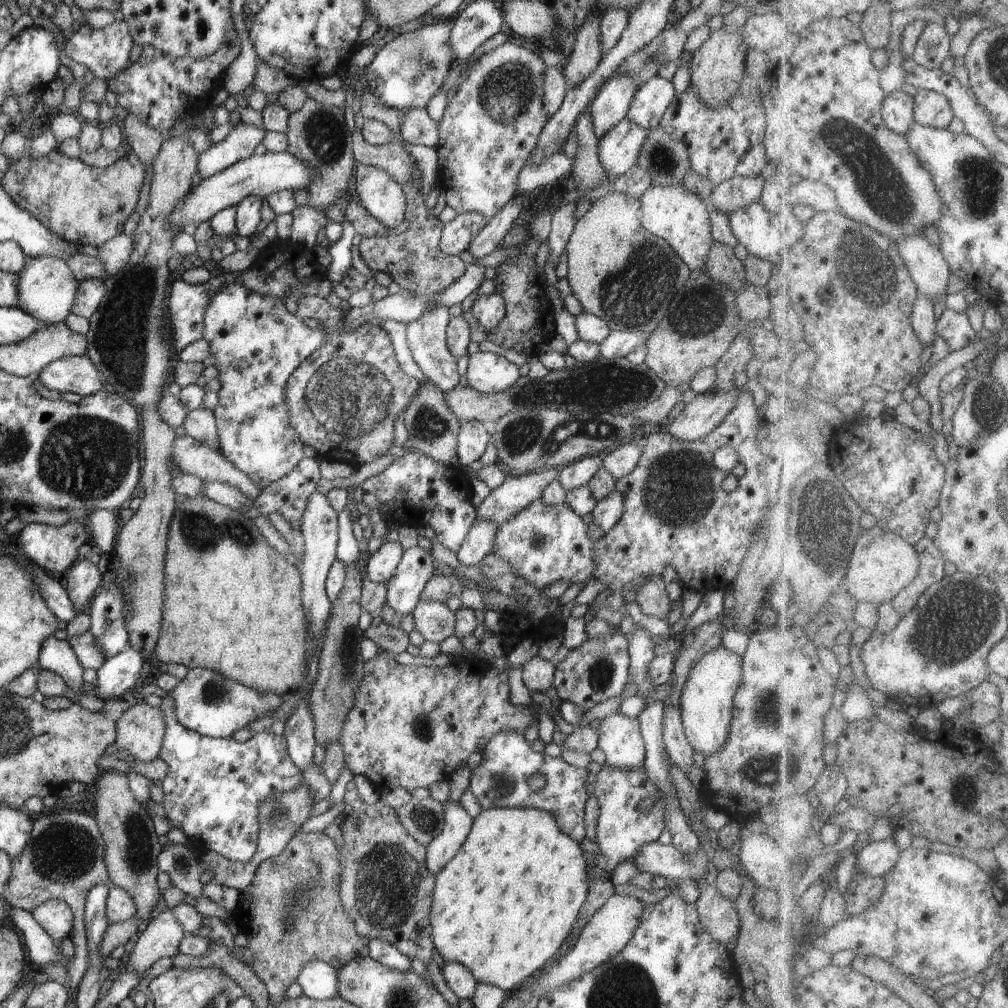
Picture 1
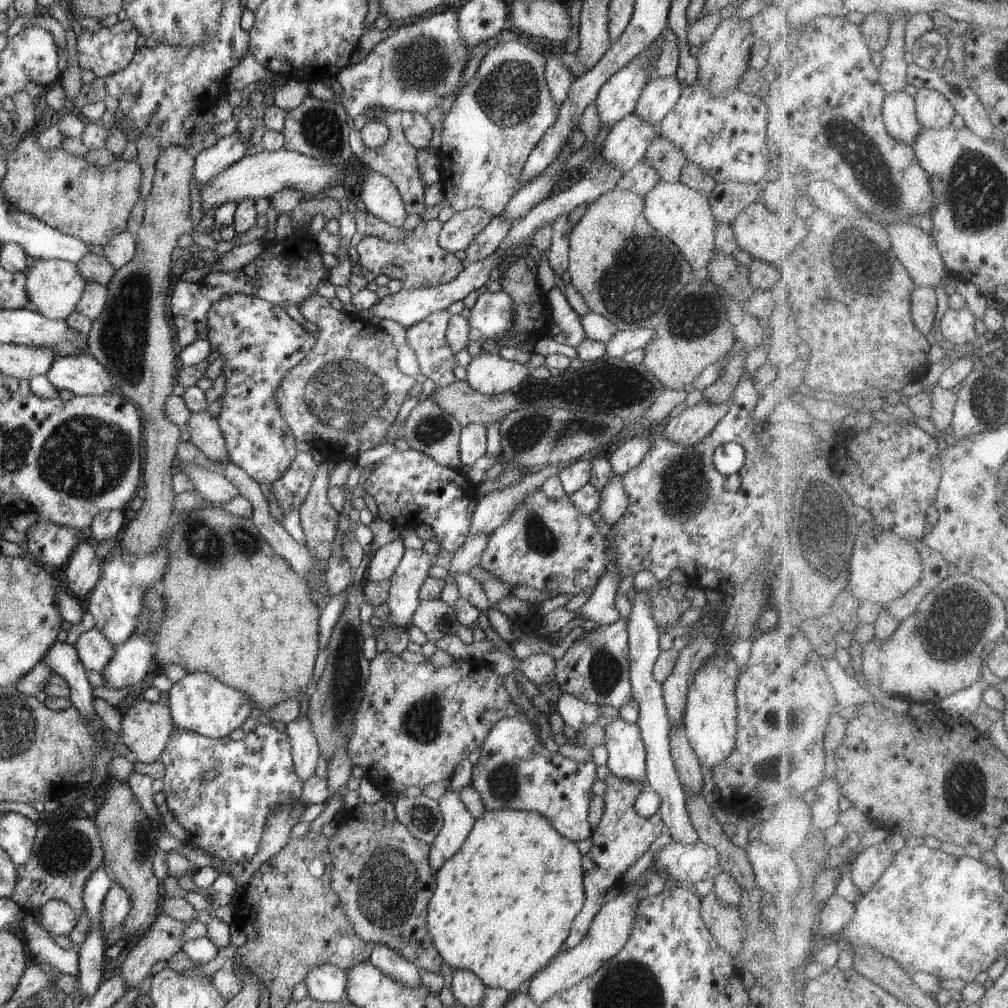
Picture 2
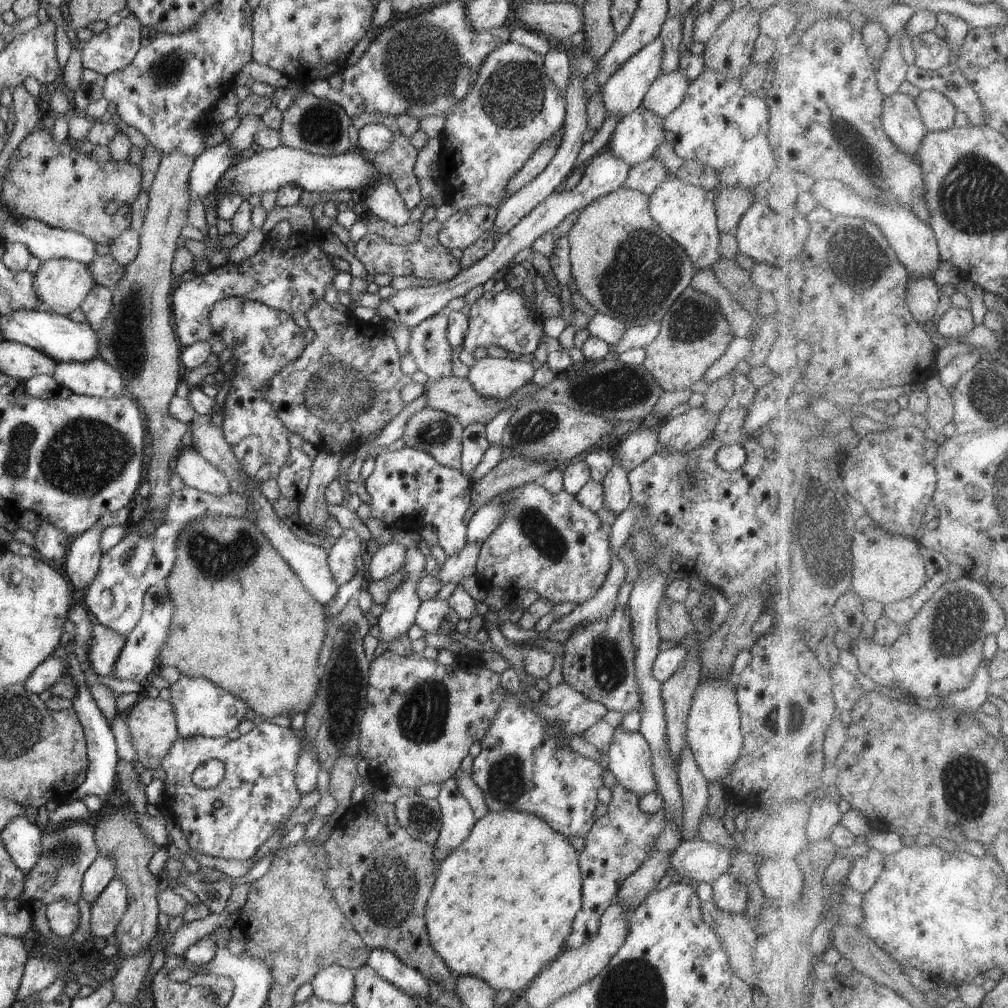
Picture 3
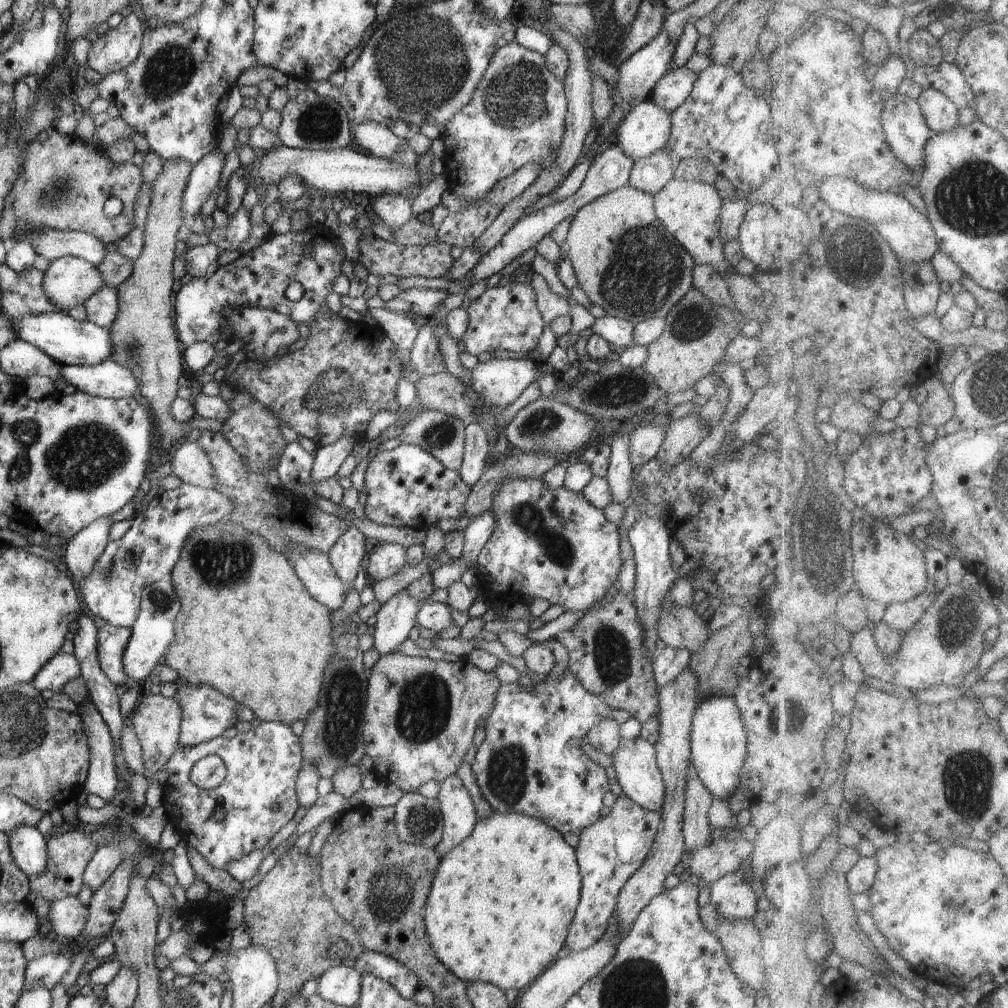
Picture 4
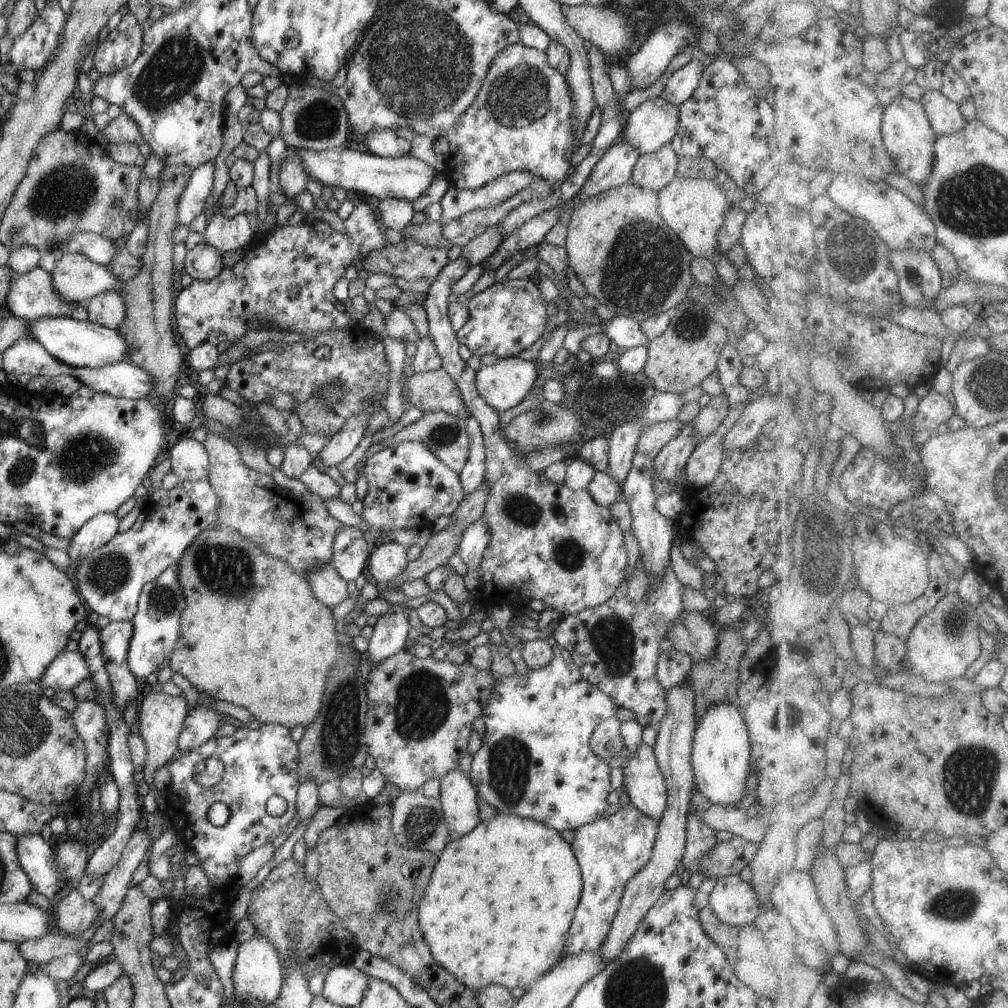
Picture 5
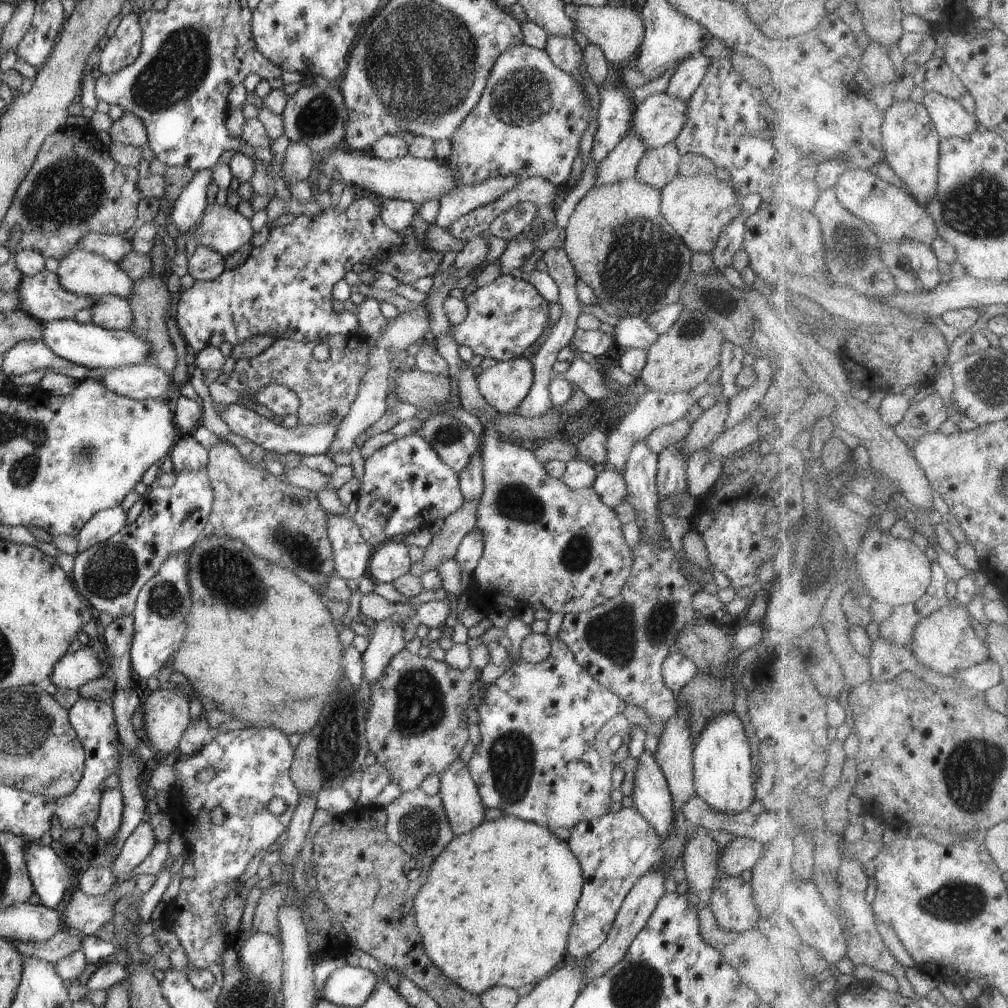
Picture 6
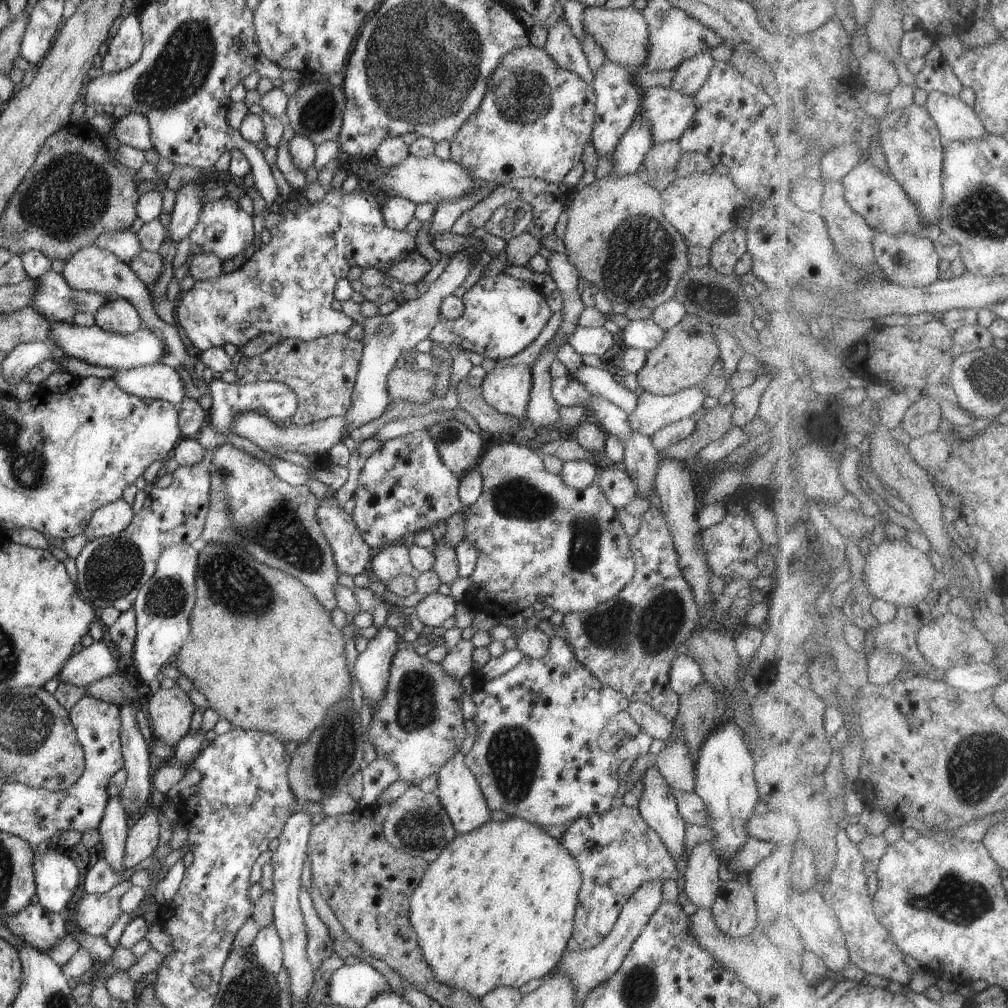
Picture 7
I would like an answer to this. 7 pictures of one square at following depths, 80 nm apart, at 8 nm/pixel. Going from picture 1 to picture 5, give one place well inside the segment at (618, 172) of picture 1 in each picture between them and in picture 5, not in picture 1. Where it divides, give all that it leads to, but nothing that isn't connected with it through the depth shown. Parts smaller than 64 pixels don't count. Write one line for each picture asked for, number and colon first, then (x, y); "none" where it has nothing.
2: (624, 146)
3: (636, 136)
4: (646, 128)
5: (651, 125)

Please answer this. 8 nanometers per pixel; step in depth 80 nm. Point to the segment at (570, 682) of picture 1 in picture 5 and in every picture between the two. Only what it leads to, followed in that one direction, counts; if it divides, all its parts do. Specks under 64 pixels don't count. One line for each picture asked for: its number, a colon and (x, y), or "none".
2: (595, 669)
3: (599, 662)
4: (606, 653)
5: (616, 646)

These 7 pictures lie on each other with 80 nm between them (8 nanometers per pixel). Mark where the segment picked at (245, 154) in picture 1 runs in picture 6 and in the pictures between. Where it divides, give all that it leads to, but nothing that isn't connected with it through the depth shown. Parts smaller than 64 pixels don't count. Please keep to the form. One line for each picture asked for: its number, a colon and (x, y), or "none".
2: (210, 162)
3: (208, 167)
4: (205, 174)
5: (191, 203)
6: (187, 210)

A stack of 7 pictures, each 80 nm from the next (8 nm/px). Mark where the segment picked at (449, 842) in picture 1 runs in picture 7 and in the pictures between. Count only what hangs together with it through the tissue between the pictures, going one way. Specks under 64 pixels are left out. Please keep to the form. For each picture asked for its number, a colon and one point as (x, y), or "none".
2: (457, 821)
3: (457, 816)
4: (458, 815)
5: (459, 799)
6: (459, 794)
7: (458, 790)

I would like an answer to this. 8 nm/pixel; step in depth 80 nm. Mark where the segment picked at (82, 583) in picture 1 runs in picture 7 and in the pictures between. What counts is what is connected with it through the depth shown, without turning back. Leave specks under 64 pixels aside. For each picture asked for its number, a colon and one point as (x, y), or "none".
2: (83, 570)
3: (83, 558)
4: (80, 553)
5: (101, 528)
6: (104, 524)
7: (115, 516)

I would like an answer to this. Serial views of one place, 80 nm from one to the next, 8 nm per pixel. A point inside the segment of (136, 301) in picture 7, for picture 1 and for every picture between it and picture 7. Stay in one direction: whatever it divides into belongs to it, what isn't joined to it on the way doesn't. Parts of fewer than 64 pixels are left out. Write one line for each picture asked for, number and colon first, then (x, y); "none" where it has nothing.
1: (47, 288)
2: (54, 287)
3: (60, 284)
4: (68, 282)
5: (75, 277)
6: (89, 275)

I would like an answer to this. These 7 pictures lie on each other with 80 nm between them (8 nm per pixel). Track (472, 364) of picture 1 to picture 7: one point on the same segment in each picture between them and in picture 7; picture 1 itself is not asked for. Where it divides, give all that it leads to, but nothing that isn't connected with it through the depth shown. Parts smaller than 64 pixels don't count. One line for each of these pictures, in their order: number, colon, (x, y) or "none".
2: (490, 374)
3: (497, 378)
4: (499, 382)
5: (503, 385)
6: (504, 386)
7: (506, 388)

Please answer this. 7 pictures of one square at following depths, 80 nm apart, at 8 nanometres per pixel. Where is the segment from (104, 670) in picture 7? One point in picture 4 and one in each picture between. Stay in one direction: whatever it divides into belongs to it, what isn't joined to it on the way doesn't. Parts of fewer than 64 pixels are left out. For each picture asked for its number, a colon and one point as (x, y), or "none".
4: (61, 668)
5: (69, 668)
6: (73, 670)

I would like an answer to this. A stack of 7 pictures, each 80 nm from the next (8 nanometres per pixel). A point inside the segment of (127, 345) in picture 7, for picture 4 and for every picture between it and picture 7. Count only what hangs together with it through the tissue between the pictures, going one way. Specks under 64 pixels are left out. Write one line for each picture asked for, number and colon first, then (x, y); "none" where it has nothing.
4: (69, 342)
5: (76, 343)
6: (85, 344)

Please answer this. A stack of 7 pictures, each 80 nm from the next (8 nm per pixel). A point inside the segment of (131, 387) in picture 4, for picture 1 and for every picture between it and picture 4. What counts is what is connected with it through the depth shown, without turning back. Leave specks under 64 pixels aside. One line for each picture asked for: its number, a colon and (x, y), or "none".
1: (75, 374)
2: (82, 374)
3: (96, 378)

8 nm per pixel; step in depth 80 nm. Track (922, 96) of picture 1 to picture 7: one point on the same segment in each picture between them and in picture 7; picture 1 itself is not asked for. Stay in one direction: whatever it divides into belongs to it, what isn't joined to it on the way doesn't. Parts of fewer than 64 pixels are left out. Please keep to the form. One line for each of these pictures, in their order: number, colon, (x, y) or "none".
2: (936, 110)
3: (939, 112)
4: (943, 114)
5: (946, 115)
6: (952, 119)
7: (958, 121)

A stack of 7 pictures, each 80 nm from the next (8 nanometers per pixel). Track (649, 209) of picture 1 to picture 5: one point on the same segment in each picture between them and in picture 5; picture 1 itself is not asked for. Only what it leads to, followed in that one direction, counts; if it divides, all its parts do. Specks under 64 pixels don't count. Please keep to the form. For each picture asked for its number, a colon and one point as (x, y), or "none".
2: (683, 215)
3: (686, 213)
4: (689, 210)
5: (694, 209)

